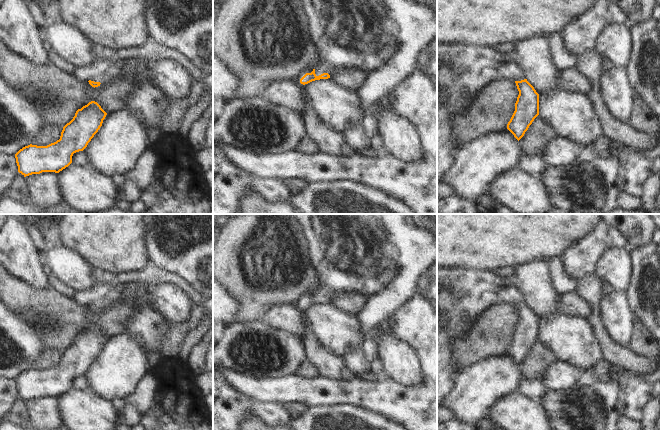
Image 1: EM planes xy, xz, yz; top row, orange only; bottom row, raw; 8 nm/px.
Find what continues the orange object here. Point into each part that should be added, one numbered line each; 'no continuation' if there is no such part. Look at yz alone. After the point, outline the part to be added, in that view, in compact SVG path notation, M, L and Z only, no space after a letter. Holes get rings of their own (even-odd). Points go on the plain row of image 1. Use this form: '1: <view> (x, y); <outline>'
1: yz (458, 289); M437 268L437 410L454 384L454 377L460 371L456 365L456 355L452 349L452 340L460 337L467 325L466 310L470 310L474 318L480 316L492 304L497 302L514 302L515 305L526 303L511 277L496 274L493 270L473 270L470 268Z

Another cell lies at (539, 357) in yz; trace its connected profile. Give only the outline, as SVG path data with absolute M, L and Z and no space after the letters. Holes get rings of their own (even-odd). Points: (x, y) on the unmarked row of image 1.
M538 339L519 364L519 369L524 378L542 379L545 369L555 360L558 360L556 354Z

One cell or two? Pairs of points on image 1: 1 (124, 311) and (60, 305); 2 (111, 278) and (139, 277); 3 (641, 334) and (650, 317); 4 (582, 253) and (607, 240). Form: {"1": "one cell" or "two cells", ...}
{"1": "one cell", "2": "one cell", "3": "two cells", "4": "one cell"}

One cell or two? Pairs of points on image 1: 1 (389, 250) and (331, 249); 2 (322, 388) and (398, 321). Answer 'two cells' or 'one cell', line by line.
1: one cell
2: one cell

